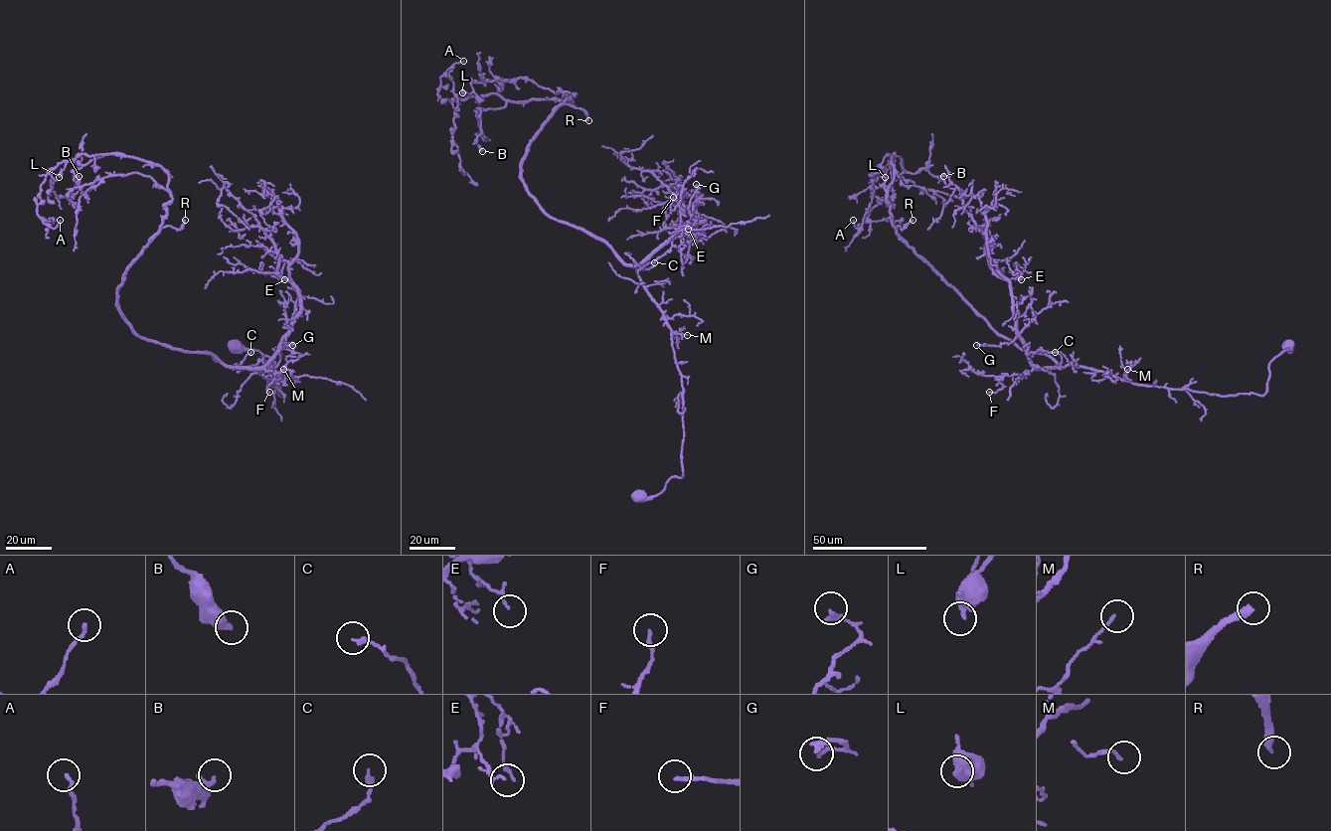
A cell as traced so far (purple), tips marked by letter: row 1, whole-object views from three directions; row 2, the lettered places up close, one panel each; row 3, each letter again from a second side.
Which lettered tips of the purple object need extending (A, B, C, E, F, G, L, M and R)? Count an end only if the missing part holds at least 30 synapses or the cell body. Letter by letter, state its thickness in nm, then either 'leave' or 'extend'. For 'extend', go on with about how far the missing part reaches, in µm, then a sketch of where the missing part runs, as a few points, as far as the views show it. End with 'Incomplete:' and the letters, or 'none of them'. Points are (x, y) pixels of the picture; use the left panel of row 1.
A: 140 nm | leave
B: 400 nm | leave
C: 200 nm | leave
E: 70 nm | leave
F: 190 nm | leave
G: 200 nm | leave
L: 400 nm | leave
M: 110 nm | leave
R: 320 nm | extend | 120 µm | (185, 220), (192, 209), (198, 213), (129, 266)
Incomplete: R

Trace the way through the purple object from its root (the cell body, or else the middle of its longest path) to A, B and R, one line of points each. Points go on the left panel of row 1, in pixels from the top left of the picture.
A: (235, 346), (280, 396), (120, 310), (172, 199), (159, 166), (59, 163), (34, 199), (60, 220)
B: (235, 346), (280, 396), (124, 318), (168, 174), (103, 154), (79, 176)
R: (235, 346), (261, 354), (280, 396), (257, 371), (142, 339), (120, 310), (128, 266), (161, 228), (185, 220)

